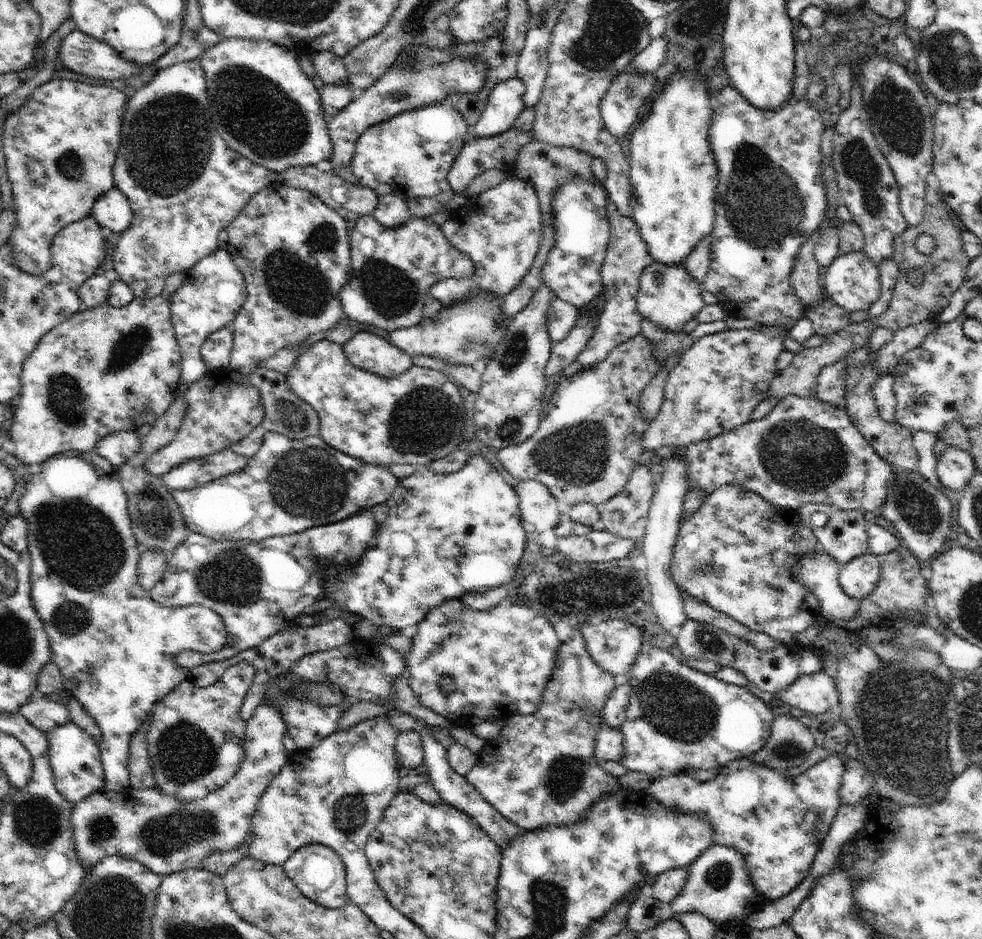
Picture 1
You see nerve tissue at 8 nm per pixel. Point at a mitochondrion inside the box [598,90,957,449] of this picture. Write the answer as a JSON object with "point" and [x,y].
{"point":[768,221]}

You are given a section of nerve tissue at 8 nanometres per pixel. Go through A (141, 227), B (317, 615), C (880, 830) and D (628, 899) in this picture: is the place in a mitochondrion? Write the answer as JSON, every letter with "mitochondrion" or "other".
{"A":"other","B":"other","C":"other","D":"other"}

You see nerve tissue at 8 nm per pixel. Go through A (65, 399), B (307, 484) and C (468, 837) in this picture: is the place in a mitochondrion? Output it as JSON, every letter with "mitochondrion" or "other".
{"A":"mitochondrion","B":"mitochondrion","C":"other"}

